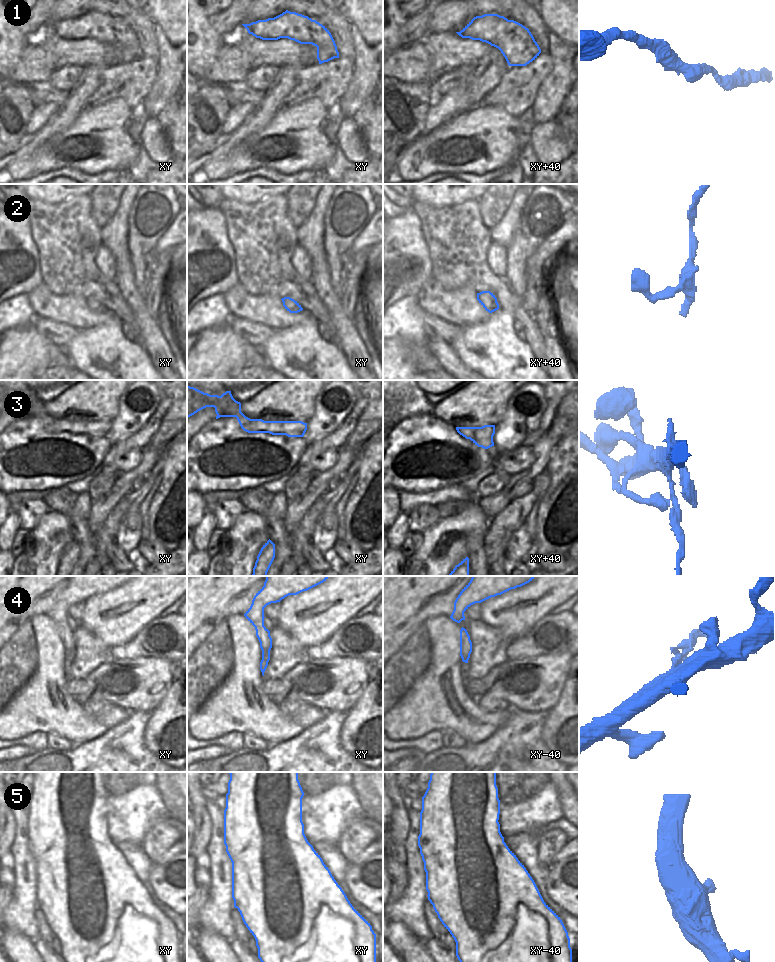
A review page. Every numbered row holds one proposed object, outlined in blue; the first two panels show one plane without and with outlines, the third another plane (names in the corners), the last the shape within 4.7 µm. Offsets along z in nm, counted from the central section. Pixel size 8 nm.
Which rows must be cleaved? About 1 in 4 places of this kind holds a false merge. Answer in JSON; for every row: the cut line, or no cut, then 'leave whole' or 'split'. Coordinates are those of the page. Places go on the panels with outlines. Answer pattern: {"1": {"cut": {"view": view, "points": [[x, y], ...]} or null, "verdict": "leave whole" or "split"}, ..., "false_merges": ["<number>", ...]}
{"1": {"cut": null, "verdict": "leave whole"}, "2": {"cut": null, "verdict": "leave whole"}, "3": {"cut": null, "verdict": "leave whole"}, "4": {"cut": {"view": "xy", "points": [[263, 624], [255, 627]]}, "verdict": "split"}, "5": {"cut": {"view": "xy", "points": [[234, 904], [241, 906], [241, 916]]}, "verdict": "split"}, "false_merges": ["4", "5"]}

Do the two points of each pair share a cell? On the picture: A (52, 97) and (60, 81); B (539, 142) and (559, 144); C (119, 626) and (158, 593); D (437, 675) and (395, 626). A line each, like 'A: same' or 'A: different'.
A: different
B: same
C: same
D: different

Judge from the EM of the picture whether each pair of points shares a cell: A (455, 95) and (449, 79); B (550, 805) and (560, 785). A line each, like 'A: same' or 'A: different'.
A: different
B: different

